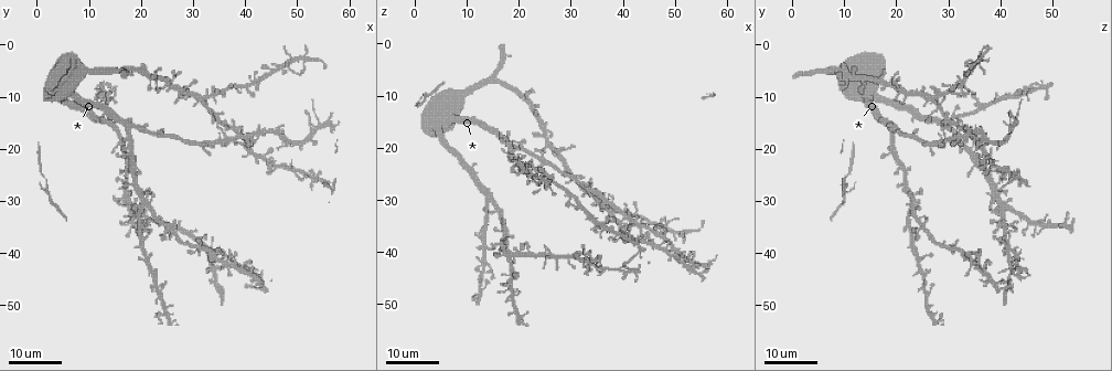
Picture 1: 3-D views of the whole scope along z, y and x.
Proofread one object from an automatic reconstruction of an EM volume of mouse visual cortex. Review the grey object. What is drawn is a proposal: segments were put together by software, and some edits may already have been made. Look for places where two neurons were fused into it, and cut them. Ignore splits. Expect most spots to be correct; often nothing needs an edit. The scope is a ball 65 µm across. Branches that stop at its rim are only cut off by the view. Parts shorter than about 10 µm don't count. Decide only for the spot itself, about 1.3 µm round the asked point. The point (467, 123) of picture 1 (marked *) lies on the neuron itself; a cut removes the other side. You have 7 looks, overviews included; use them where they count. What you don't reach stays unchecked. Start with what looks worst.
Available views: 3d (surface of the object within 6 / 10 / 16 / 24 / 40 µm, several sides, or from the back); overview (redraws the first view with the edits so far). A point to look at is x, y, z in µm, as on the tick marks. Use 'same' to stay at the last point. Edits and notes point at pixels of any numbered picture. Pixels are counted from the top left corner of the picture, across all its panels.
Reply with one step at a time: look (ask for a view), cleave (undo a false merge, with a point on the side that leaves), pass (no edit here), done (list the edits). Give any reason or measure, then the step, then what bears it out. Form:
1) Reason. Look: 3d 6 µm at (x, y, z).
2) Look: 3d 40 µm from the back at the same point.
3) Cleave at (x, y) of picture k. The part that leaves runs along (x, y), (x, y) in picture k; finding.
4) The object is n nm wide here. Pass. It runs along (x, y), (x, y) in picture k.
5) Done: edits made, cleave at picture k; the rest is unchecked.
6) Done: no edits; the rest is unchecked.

Branch point. Look: 3d 16 µm at (40.5, 18.0, 32.5).

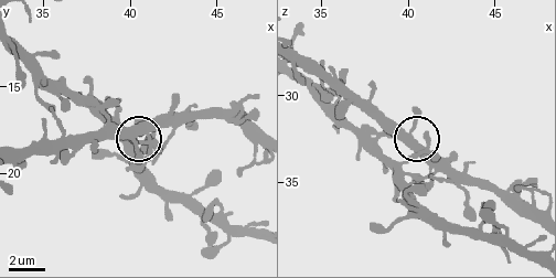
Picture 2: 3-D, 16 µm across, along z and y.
Look: 3d 6 µm at (40.0, 17.9, 32.4).

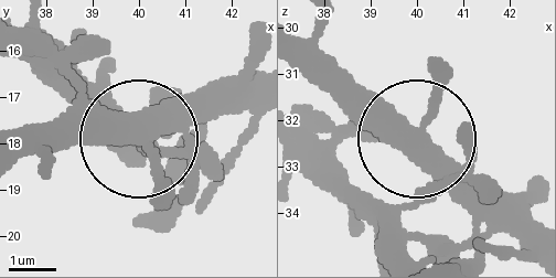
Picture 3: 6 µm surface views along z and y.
The object is 400 nm wide here. Pass. It runs along (307, 43), (409, 130), (437, 78), (429, 59) in picture 3; one neuron here.

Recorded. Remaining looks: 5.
Sharp bend. Look: 3d 24 µm at (32.0, 10.5, 27.5).

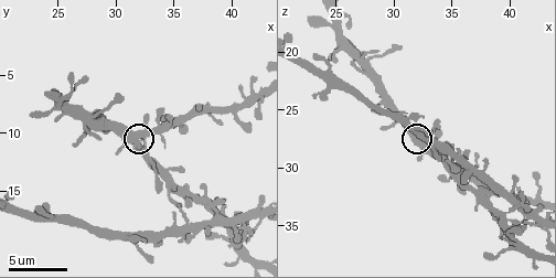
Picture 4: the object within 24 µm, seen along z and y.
Look: 3d 6 µm at the same point.

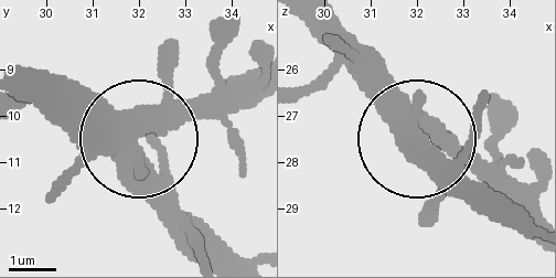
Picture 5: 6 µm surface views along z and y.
Pass. All the same neuron.

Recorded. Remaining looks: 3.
Four or more arms meet. Look: 3d 16 µm at (46.5, 16.5, 36.0).

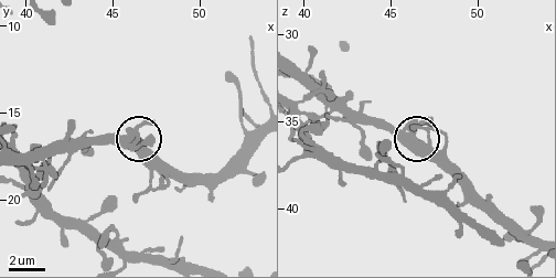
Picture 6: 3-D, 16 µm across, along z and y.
Look: 3d 10 µm at (46.2, 16.1, 35.7).

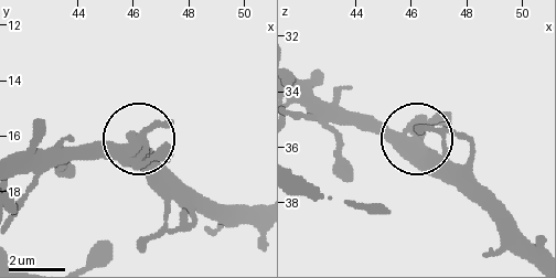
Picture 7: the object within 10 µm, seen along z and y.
4 arms meet here. Pass. It runs along (299, 79), (335, 106), (377, 120), (420, 146), (468, 193) in picture 7; one neuron here.

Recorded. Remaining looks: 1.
Done: no edits; the rest is unchecked.

